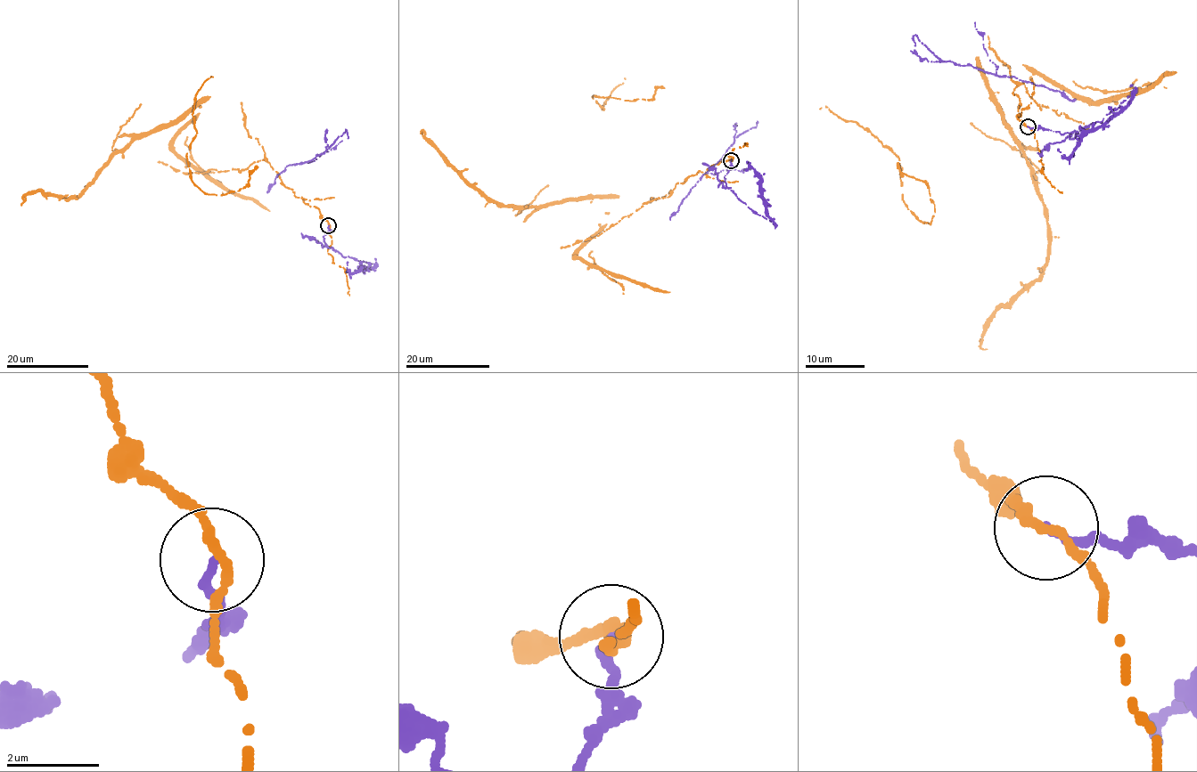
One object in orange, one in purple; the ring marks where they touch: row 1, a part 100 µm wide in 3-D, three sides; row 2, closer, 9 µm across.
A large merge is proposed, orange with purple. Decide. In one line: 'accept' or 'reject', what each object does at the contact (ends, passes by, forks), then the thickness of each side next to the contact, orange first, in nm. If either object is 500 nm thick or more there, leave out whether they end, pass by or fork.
reject; orange passes by; purple ends; calibres 200 and 190 nm

